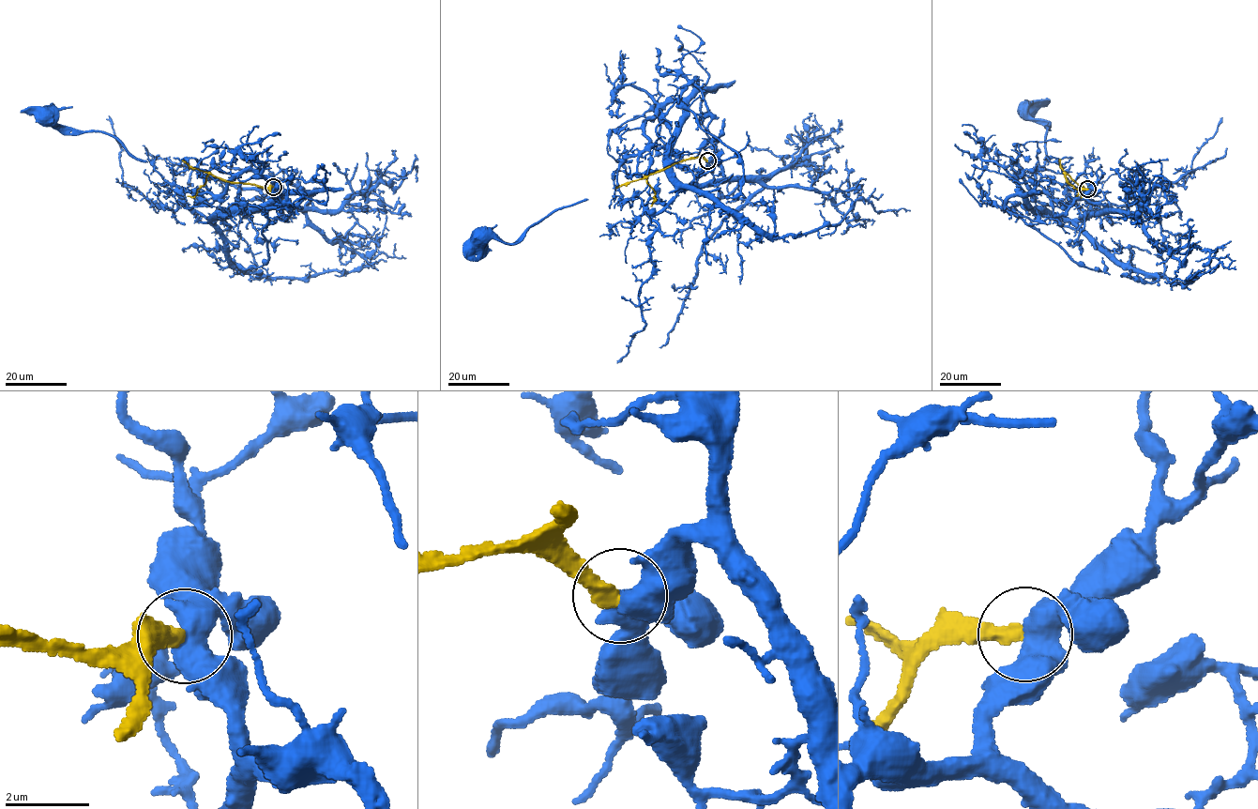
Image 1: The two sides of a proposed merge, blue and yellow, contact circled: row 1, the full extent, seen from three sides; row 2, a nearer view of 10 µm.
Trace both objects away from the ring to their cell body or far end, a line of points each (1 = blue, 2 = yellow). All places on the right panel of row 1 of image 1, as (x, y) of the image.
1: (1087, 189), (1105, 207), (1083, 219), (1089, 202), (1069, 189), (1068, 160), (1046, 157), (1049, 122), (1029, 110)
2: (1087, 189), (1073, 189), (1067, 183), (1066, 175), (1081, 185), (1081, 195), (1084, 195)

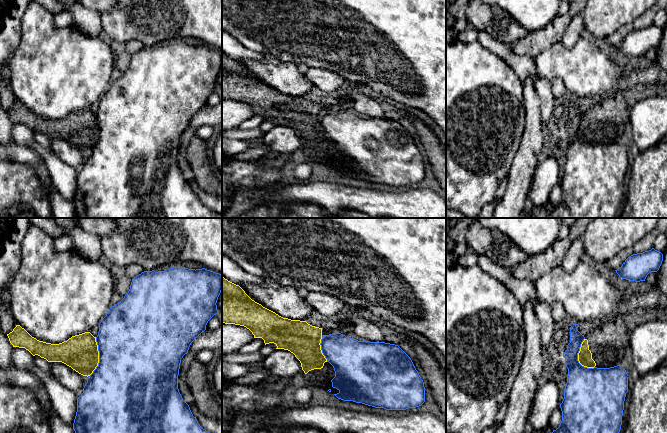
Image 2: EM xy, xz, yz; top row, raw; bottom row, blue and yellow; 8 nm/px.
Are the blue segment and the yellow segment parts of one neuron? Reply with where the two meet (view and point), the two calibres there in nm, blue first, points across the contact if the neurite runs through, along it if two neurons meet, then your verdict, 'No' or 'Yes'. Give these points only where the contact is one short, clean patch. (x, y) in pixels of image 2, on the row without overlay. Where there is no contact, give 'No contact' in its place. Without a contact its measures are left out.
Touches blue at xy (99, 133). Thickness 500 nm (blue) against 280 nm. Boundary: xy (96, 113), (98, 141), (87, 152). No

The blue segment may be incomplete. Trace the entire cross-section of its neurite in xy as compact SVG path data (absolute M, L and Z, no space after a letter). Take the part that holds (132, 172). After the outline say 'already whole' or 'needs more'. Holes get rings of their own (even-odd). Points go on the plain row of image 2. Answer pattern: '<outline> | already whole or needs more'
M177 39L161 42L152 47L144 47L132 55L128 69L120 78L110 83L106 92L99 99L99 108L96 113L99 139L93 149L88 152L83 169L77 174L77 188L73 199L76 218L222 218L221 213L200 202L178 165L181 135L188 129L191 119L206 106L208 97L214 91L219 90L216 79L221 67L221 50L205 44L188 45Z | needs more

